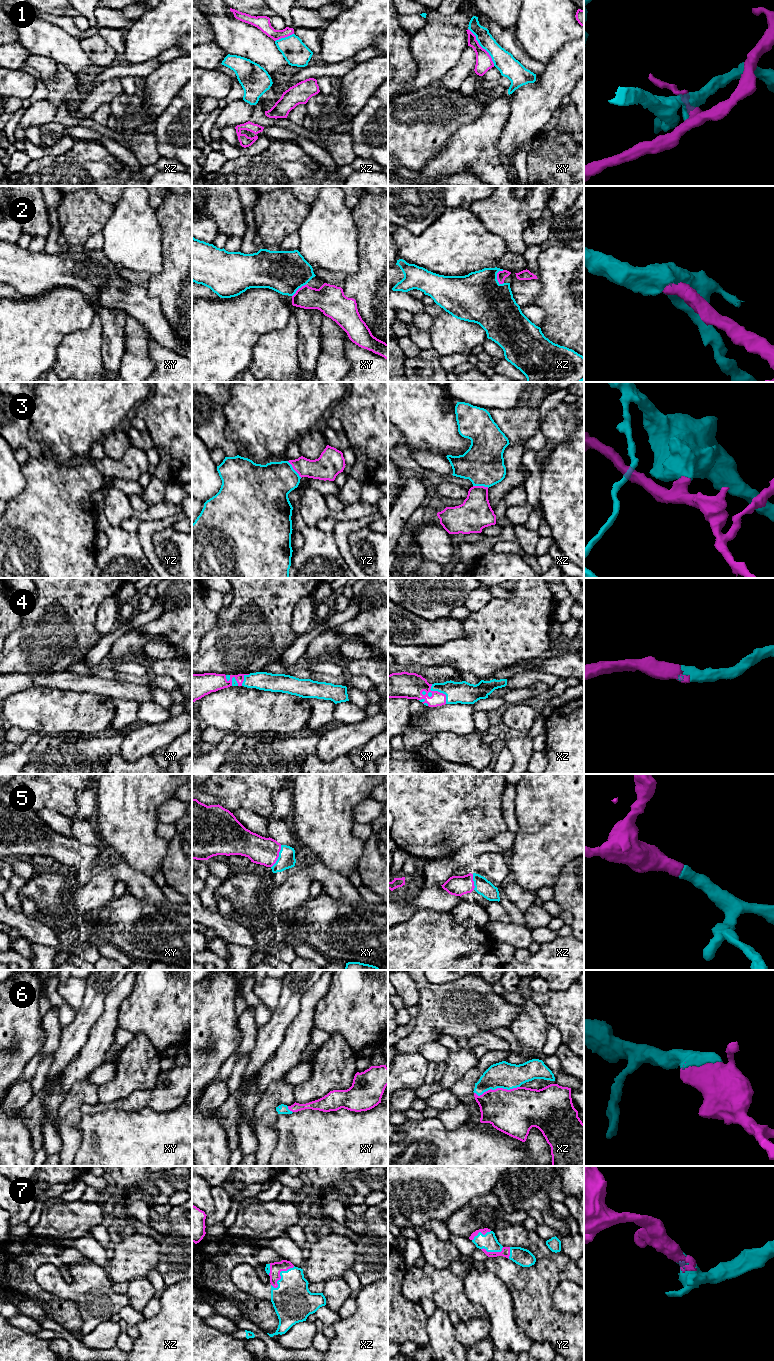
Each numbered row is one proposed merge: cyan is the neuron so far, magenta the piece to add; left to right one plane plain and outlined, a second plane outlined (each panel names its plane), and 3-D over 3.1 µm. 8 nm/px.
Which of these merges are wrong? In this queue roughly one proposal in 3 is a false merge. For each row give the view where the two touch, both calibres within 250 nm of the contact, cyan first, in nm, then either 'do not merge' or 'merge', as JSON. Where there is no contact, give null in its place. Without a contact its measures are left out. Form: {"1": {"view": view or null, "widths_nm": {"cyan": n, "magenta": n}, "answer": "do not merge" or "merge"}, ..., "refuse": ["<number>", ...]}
{"1": {"view": "xy", "widths_nm": {"cyan": 160, "magenta": 130}, "answer": "do not merge"}, "2": {"view": "xz", "widths_nm": {"cyan": 400, "magenta": 80}, "answer": "merge"}, "3": {"view": "yz", "widths_nm": {"cyan": 360, "magenta": 190}, "answer": "do not merge"}, "4": {"view": "xz", "widths_nm": {"cyan": 180, "magenta": 200}, "answer": "merge"}, "5": {"view": "xy", "widths_nm": {"cyan": 140, "magenta": 220}, "answer": "merge"}, "6": {"view": "xz", "widths_nm": {"cyan": 220, "magenta": 380}, "answer": "merge"}, "7": {"view": "xz", "widths_nm": {"cyan": 320, "magenta": 100}, "answer": "merge"}, "refuse": ["1", "3"]}

